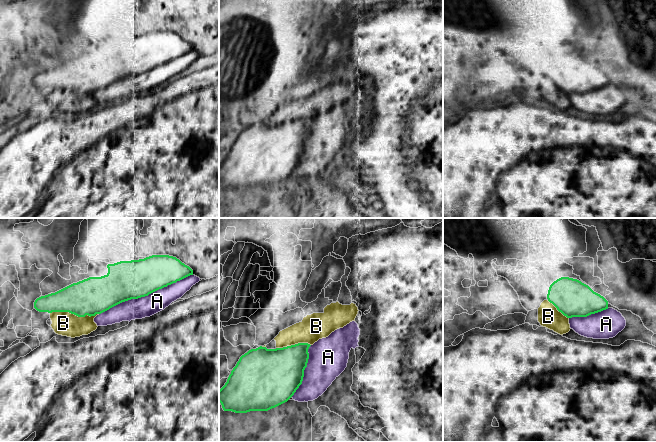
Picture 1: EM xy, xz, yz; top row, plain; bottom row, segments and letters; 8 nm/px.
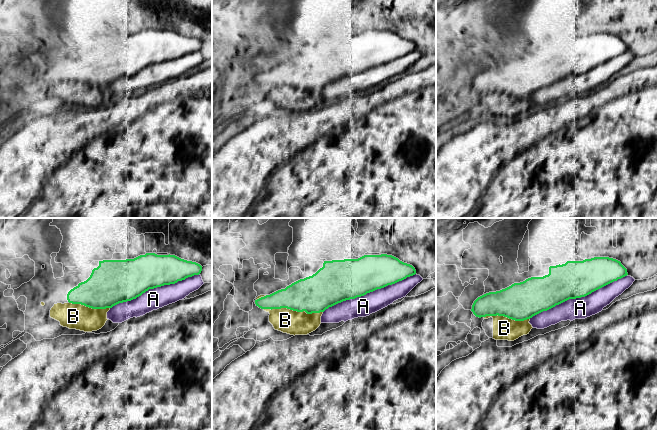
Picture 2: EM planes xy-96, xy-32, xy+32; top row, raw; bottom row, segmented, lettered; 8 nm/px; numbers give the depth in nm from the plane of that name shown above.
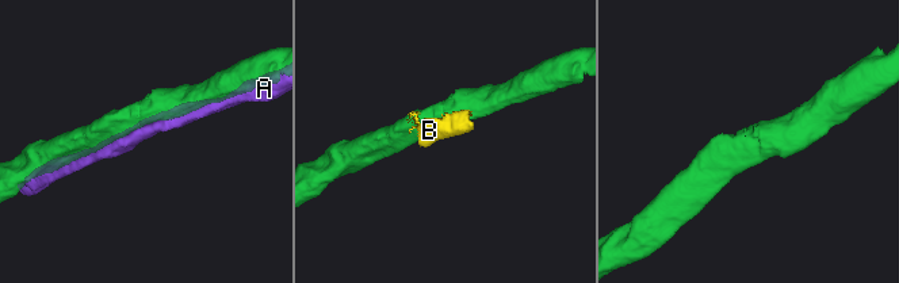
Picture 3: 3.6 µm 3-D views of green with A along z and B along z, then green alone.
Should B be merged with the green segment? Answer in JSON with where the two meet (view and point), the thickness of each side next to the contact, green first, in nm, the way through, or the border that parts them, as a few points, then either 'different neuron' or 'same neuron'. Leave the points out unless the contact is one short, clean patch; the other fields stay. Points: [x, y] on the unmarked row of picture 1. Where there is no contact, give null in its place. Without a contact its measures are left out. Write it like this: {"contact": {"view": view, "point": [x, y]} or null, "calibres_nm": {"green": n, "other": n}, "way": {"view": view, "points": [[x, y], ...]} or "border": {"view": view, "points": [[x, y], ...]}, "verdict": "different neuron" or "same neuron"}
{"contact": {"view": "xy", "point": [74, 90]}, "calibres_nm": {"green": 300, "other": 190}, "verdict": "different neuron"}

